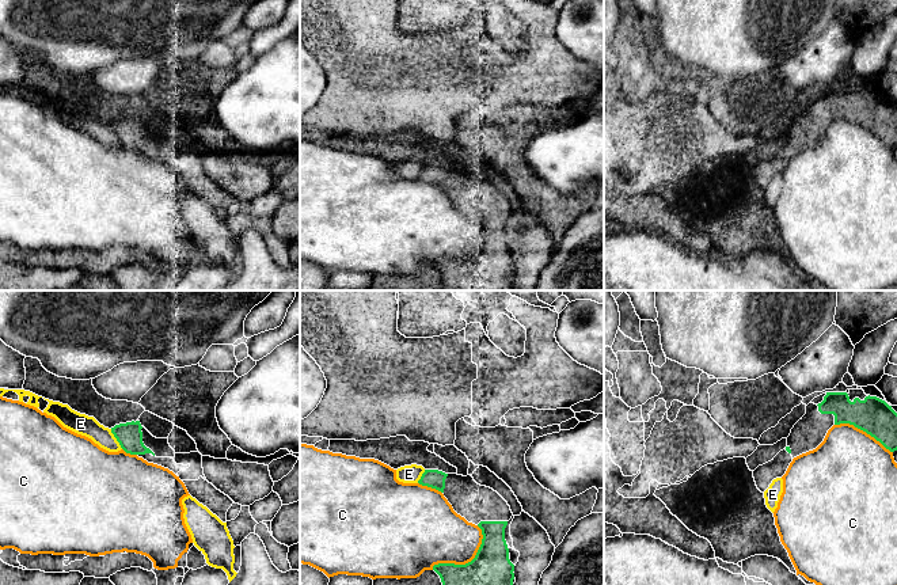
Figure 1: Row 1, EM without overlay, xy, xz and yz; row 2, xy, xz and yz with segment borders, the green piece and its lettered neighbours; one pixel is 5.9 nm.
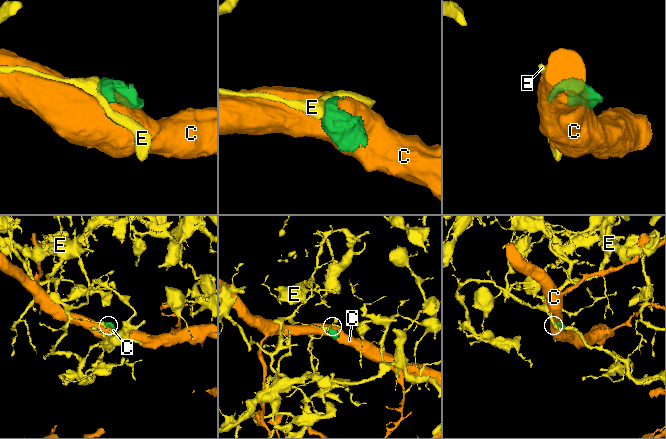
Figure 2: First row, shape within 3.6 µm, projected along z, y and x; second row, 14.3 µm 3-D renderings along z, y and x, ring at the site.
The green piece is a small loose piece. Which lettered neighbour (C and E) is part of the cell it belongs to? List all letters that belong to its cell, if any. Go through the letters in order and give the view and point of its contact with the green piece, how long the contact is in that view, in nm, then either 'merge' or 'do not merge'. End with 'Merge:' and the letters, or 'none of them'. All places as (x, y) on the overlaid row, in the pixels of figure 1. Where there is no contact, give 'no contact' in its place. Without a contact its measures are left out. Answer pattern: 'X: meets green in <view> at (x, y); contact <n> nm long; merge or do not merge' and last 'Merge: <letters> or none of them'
C: meets green in xz at (466, 563); contact 380 nm long; do not merge
E: meets green in xy at (116, 437); contact 140 nm long; do not merge
Merge: none of them

